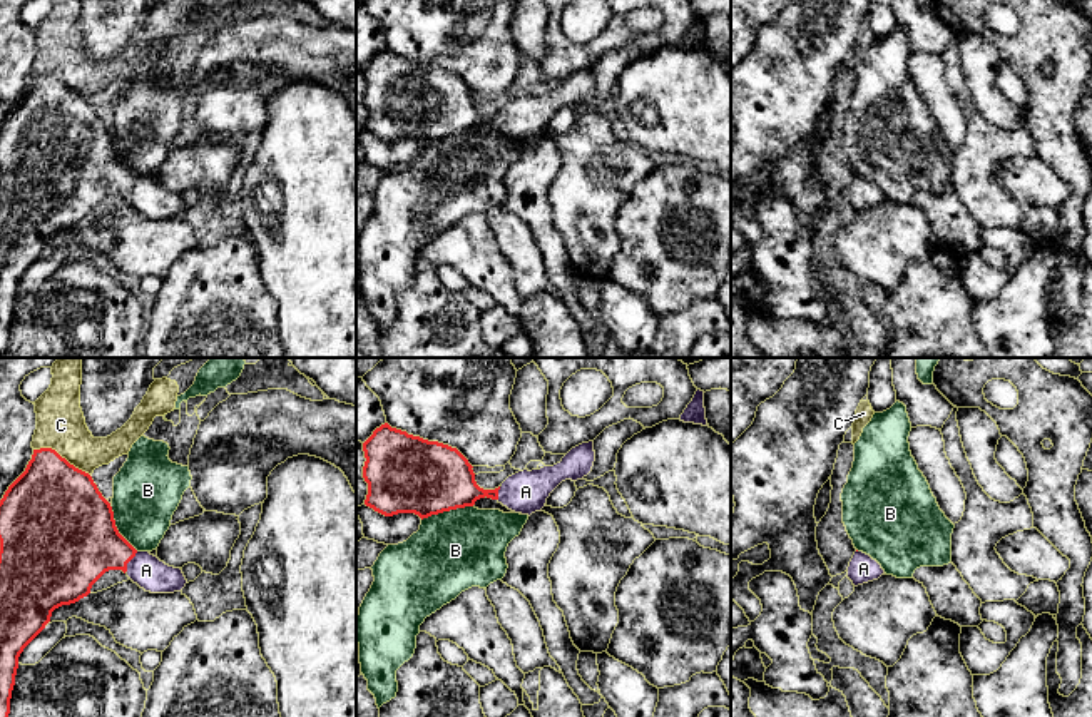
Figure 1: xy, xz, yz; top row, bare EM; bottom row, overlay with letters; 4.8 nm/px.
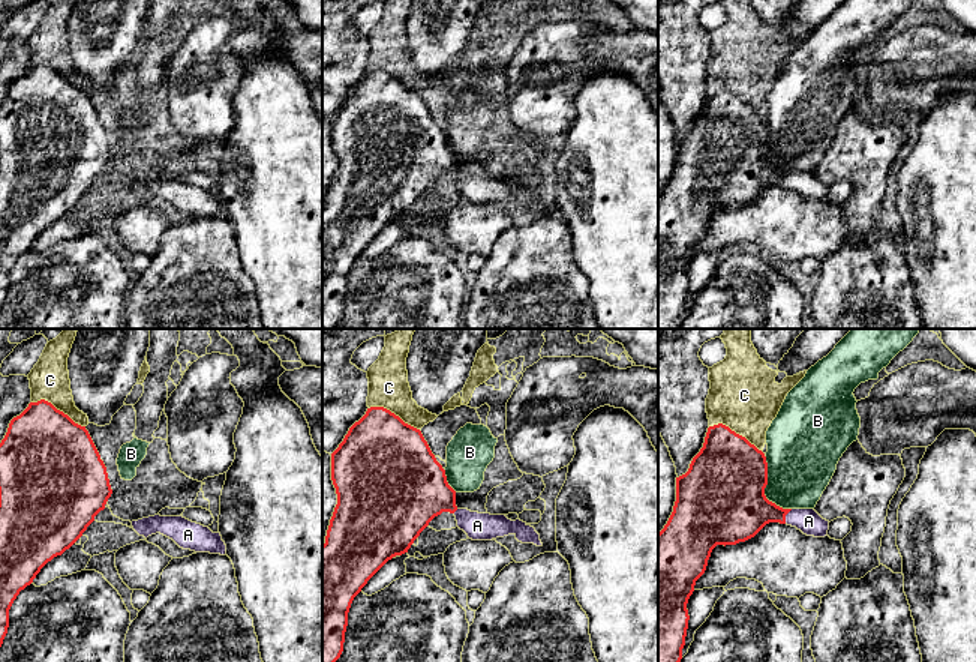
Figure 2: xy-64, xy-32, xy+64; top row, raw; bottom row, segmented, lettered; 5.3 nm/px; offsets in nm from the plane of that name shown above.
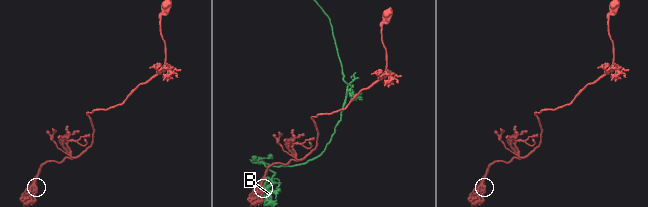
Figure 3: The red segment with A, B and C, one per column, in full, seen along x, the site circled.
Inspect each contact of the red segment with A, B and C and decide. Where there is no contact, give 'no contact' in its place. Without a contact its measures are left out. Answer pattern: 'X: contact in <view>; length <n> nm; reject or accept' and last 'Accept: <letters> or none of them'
A: contact in xy; length 120 nm; accept
B: contact in xz; length 260 nm; reject
C: contact in xy; length 300 nm; reject
Accept: A

